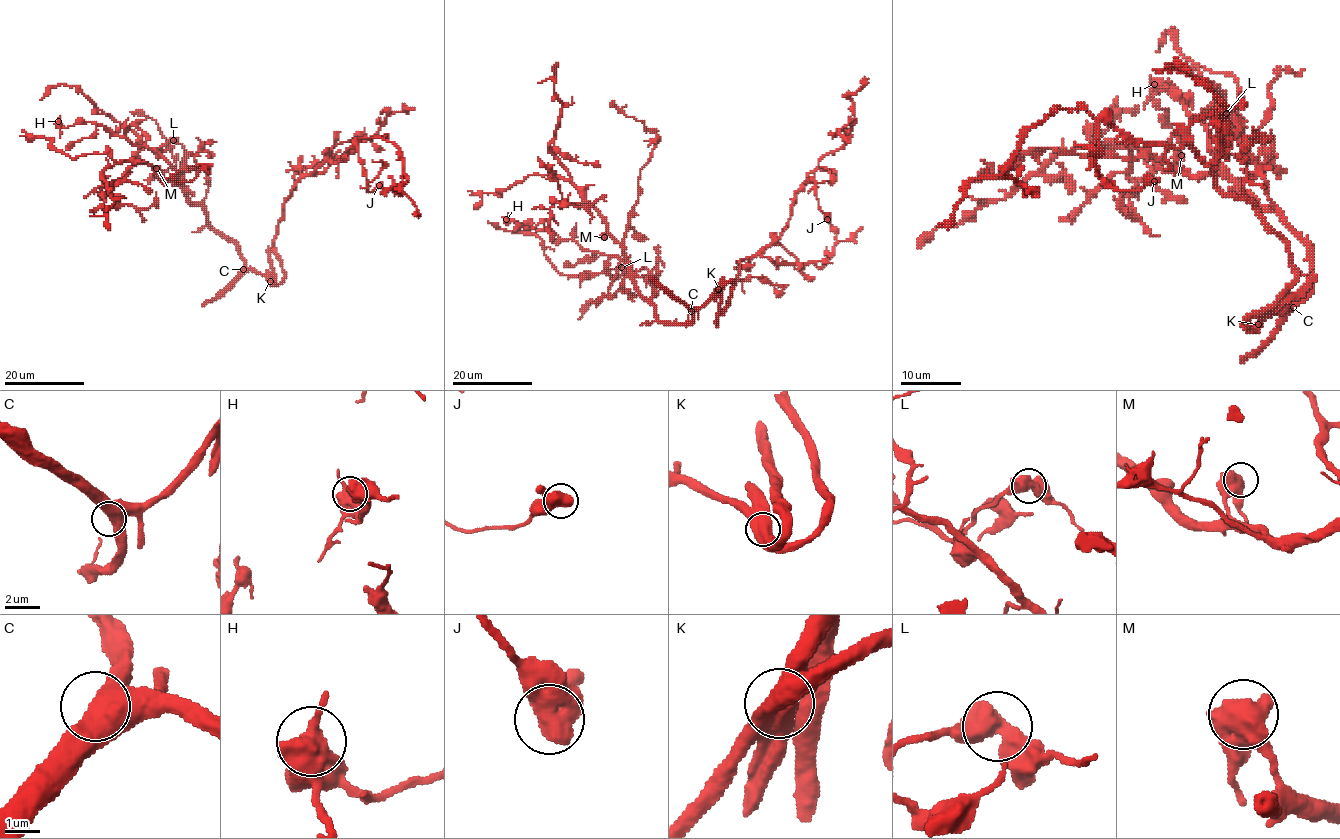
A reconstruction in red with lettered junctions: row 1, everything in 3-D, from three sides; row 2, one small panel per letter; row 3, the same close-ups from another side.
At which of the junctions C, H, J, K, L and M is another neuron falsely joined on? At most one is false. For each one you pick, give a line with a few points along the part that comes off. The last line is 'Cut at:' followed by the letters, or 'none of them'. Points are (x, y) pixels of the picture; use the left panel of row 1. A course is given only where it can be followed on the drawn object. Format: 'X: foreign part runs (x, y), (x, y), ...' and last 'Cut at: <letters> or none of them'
K: foreign part runs (270, 280), (269, 247)
Cut at: K

